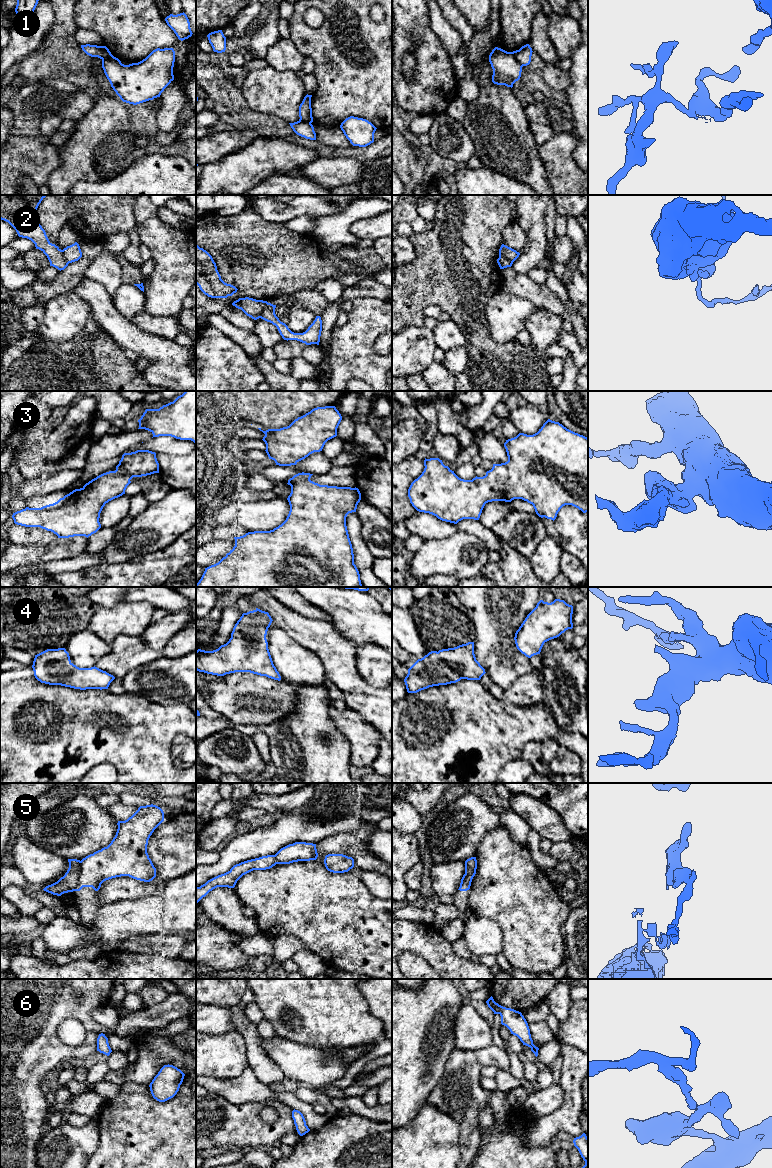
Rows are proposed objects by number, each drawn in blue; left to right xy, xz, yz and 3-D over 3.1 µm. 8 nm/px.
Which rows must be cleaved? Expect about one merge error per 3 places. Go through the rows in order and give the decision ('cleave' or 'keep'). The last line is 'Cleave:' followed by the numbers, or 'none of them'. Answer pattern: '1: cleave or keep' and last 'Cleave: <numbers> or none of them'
1: cleave
2: cleave
3: keep
4: keep
5: cleave
6: keep
Cleave: 1, 2, 5

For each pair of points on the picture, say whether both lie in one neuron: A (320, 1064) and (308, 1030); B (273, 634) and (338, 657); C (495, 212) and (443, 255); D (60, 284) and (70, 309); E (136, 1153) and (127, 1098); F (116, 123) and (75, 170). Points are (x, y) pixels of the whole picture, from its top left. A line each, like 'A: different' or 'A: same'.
A: different
B: different
C: same
D: different
E: same
F: same

